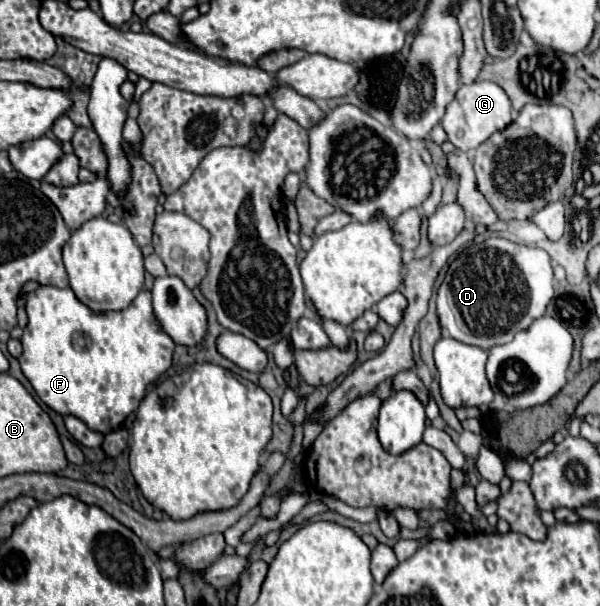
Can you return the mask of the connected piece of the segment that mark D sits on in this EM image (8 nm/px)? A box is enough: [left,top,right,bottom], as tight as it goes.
[436,237,554,349]

